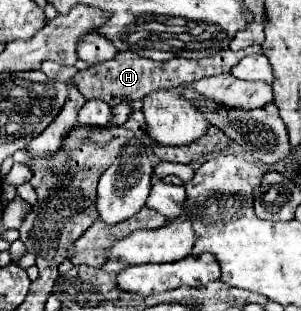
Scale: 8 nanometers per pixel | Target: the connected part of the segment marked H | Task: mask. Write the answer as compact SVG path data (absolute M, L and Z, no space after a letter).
M260 44L252 45L244 50L232 52L232 50L224 50L216 56L210 58L200 58L200 60L184 60L184 58L176 58L176 60L168 60L168 62L154 62L142 56L136 56L136 52L120 52L116 58L100 62L88 70L78 72L72 80L78 84L78 90L84 94L86 100L92 98L100 98L104 102L108 102L112 108L116 104L120 104L124 98L126 100L140 100L146 94L150 94L156 88L170 88L182 82L194 82L206 76L216 76L222 72L230 72L230 68L246 54L259 53L263 54Z

